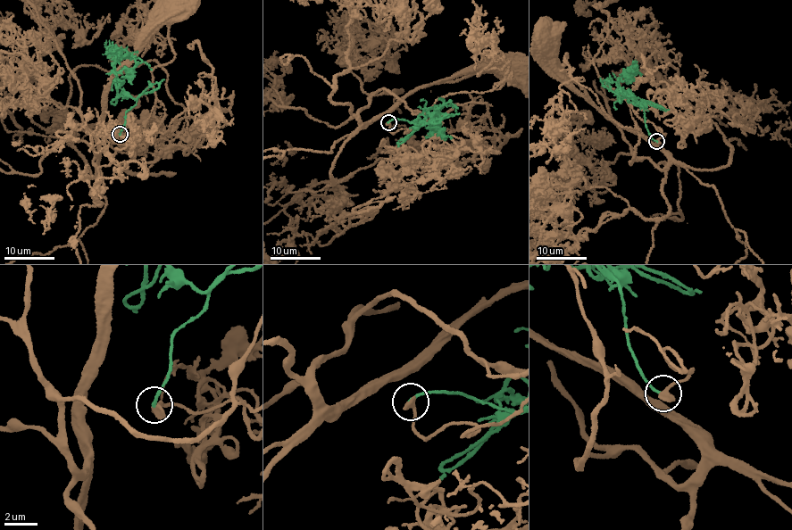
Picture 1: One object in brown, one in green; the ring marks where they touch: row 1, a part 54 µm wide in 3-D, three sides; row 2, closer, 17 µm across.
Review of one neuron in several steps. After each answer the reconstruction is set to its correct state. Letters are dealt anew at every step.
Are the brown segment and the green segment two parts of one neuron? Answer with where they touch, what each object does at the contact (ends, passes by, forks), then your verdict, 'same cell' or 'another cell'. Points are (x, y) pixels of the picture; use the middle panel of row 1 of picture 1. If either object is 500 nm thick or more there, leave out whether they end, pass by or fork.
place (388, 122); brown ends; green ends; same cell

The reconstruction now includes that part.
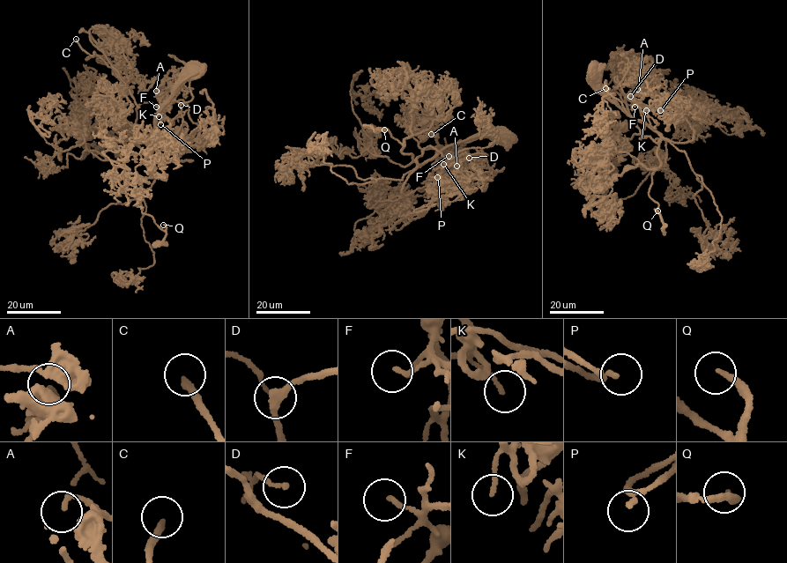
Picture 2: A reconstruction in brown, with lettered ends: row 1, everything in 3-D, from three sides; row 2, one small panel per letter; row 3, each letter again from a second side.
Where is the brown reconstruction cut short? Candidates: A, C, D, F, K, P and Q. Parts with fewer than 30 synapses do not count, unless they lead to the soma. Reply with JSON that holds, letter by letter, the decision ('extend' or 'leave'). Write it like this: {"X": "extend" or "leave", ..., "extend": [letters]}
{"A": "leave", "C": "extend", "D": "leave", "F": "leave", "K": "leave", "P": "leave", "Q": "extend", "extend": ["C", "Q"]}

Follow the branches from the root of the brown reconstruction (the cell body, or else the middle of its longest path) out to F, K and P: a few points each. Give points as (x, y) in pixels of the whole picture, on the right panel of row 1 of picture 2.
F: (591, 73), (624, 112), (658, 134), (657, 142), (639, 138), (644, 120), (636, 104), (646, 107), (634, 107)
K: (591, 73), (624, 112), (658, 134), (657, 142), (649, 136), (639, 138), (644, 120), (636, 104), (646, 110)
P: (591, 73), (624, 112), (660, 137), (656, 143), (649, 136), (640, 139), (644, 120), (636, 104), (660, 110)

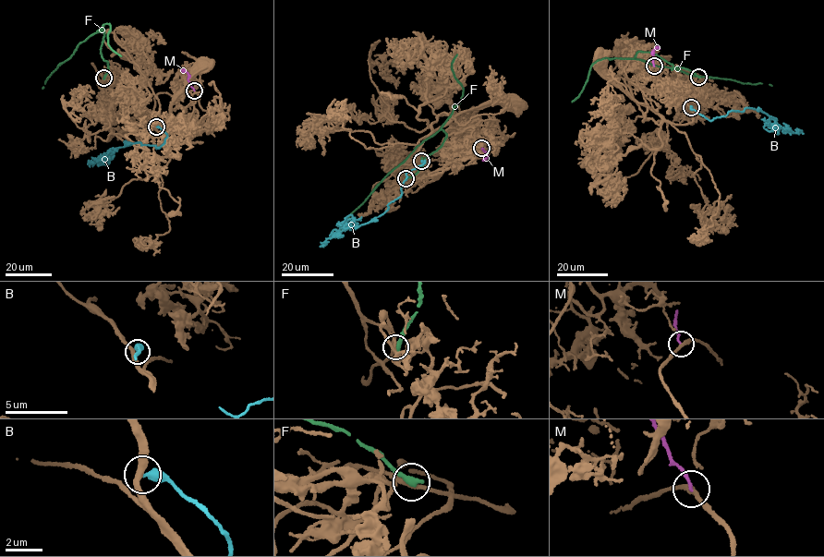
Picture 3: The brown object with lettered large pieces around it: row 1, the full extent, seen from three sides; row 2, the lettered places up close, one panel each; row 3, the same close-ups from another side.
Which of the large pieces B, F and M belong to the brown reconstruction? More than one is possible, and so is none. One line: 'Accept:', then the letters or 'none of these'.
Accept: B

